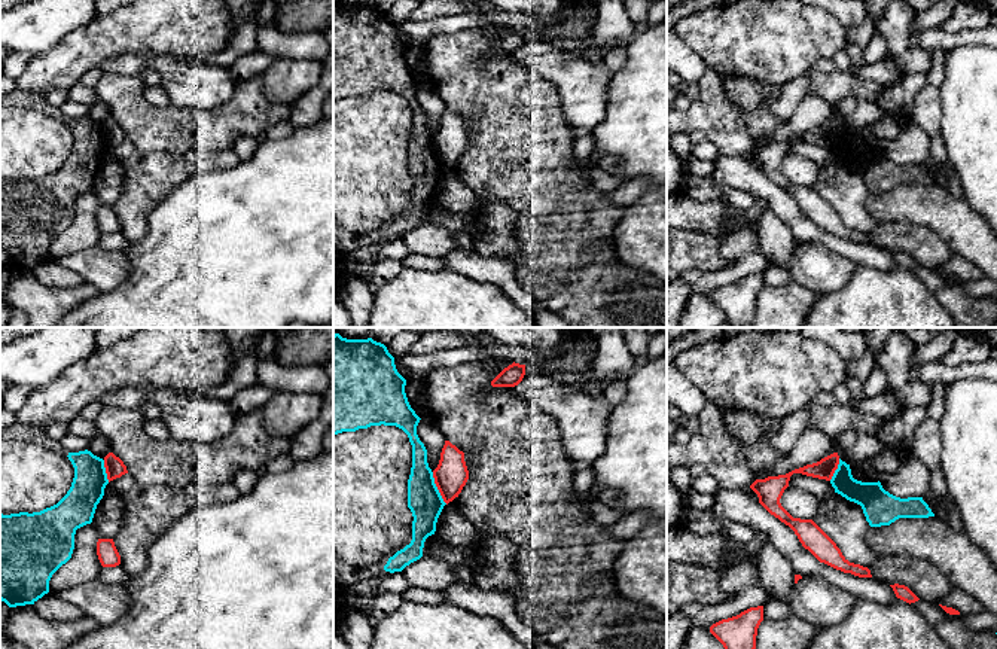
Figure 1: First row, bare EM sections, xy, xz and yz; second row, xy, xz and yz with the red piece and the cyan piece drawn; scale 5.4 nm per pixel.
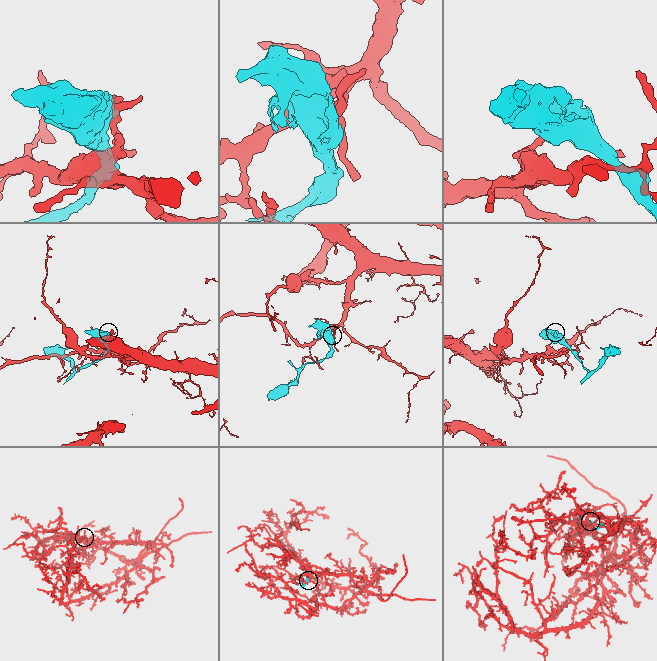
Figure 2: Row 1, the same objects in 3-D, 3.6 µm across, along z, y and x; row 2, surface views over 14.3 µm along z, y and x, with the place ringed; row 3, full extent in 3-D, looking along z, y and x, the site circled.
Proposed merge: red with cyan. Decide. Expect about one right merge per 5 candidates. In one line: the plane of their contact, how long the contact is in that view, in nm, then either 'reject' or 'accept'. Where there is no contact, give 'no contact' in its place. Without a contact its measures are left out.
xz | 190 nm | reject

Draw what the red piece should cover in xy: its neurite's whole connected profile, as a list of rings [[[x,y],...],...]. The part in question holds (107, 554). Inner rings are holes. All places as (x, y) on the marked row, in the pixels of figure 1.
[[[98,539],[97,555],[103,567],[116,567],[121,564],[121,555],[113,539]]]

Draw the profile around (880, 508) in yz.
[[[839,458],[832,479],[835,493],[862,506],[871,527],[890,525],[899,518],[935,517],[923,497],[900,499],[885,491],[881,482],[862,482],[853,478],[850,464]]]

